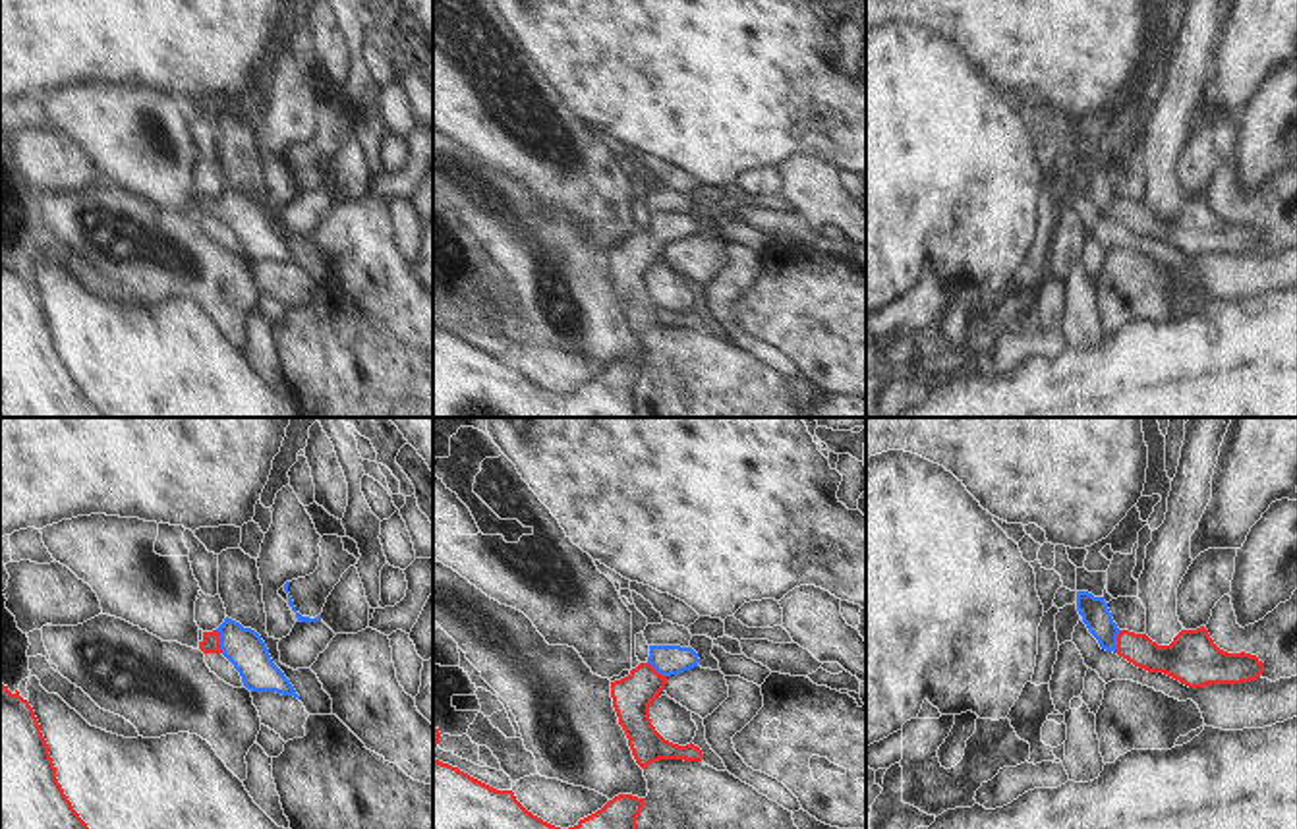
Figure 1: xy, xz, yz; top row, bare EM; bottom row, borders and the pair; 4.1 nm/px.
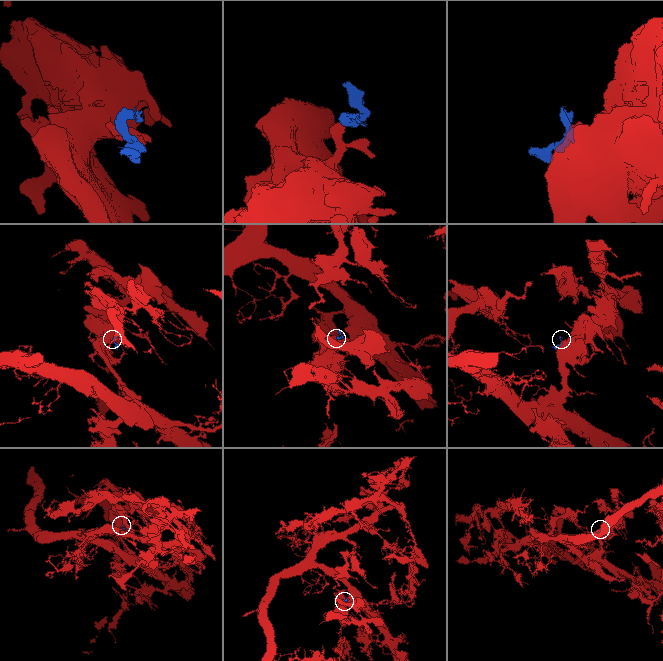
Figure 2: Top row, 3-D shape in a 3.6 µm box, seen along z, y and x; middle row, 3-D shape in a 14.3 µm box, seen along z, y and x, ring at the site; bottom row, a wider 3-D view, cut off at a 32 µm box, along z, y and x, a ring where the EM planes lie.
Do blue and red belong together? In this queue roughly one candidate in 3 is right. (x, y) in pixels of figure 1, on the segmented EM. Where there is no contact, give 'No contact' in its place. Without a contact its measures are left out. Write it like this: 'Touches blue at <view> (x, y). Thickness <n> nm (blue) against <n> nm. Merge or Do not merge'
Touches blue at xy (221, 642). Thickness 160 nm (blue) against 80 nm. Merge

